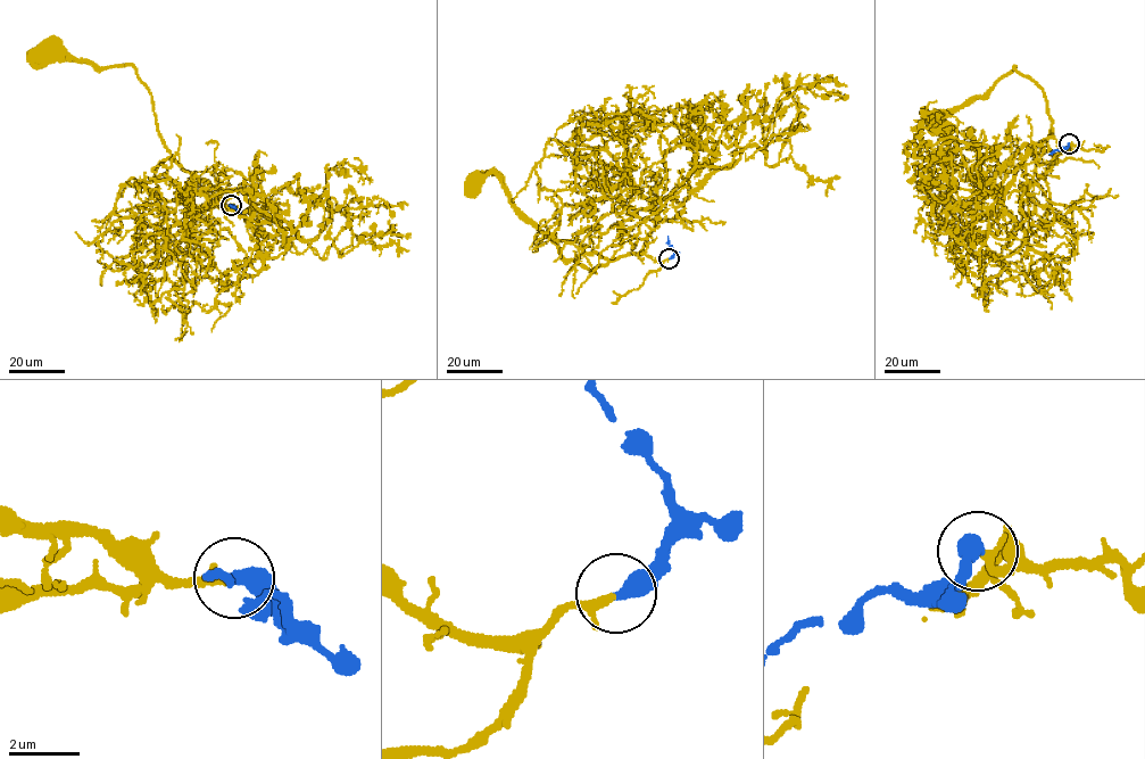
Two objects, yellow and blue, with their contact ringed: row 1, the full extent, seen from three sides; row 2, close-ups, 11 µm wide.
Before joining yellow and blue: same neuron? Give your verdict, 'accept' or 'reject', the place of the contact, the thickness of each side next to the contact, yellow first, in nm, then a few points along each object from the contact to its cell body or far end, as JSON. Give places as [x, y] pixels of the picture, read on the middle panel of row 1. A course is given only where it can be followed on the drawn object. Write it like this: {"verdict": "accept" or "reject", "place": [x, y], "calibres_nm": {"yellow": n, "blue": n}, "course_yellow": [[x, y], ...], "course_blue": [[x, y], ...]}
{"verdict": "accept", "place": [669, 258], "calibres_nm": {"yellow": 180, "blue": 480}, "course_yellow": [[670, 258], [656, 262], [636, 253], [591, 273], [564, 258], [519, 211], [494, 173], [475, 184]], "course_blue": [[670, 258], [673, 249], [668, 236]]}

